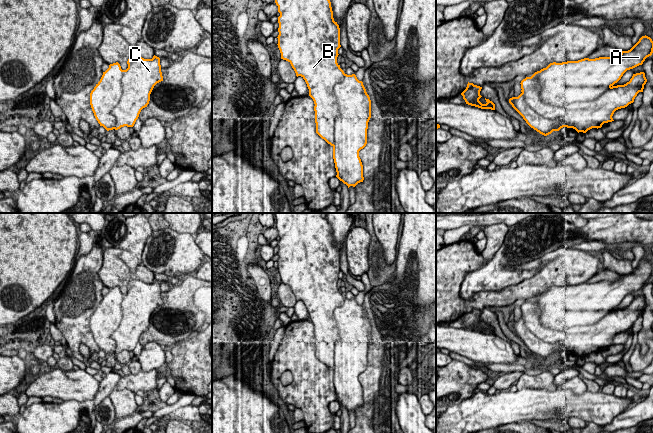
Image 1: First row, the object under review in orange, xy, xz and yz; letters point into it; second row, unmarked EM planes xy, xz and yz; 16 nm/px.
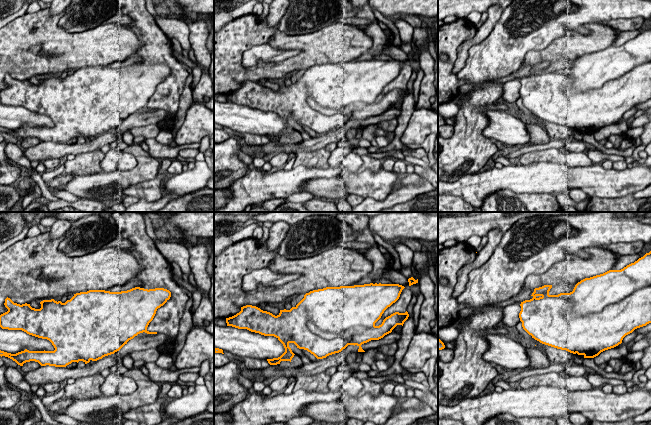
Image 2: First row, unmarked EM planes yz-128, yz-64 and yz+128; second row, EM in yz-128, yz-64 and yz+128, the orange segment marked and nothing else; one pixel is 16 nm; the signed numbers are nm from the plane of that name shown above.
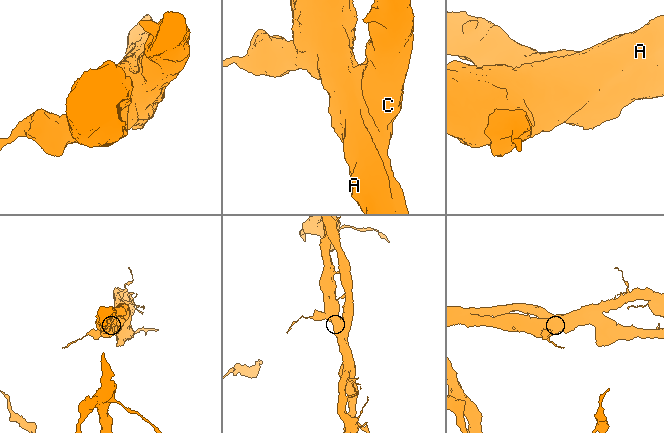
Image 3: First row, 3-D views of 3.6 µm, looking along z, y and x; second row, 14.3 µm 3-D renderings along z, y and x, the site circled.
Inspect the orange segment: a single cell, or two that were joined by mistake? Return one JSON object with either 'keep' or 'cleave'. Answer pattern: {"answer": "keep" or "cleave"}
{"answer": "cleave"}

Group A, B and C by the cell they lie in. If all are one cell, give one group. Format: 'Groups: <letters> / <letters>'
Groups: A B / C

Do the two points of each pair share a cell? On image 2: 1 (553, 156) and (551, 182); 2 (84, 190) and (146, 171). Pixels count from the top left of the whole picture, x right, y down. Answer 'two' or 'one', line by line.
1: two
2: one

